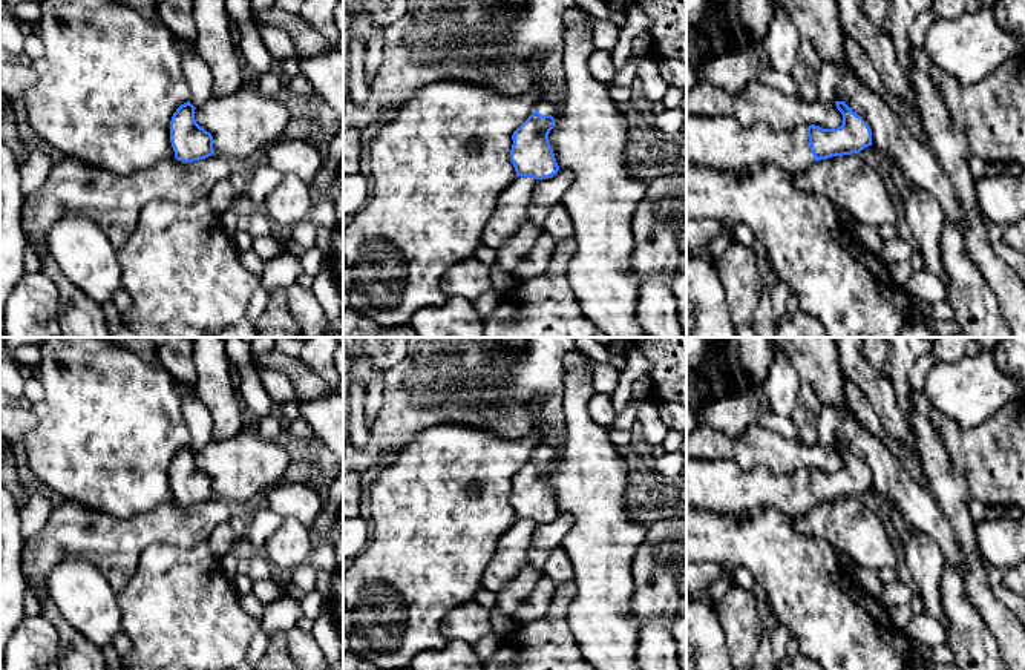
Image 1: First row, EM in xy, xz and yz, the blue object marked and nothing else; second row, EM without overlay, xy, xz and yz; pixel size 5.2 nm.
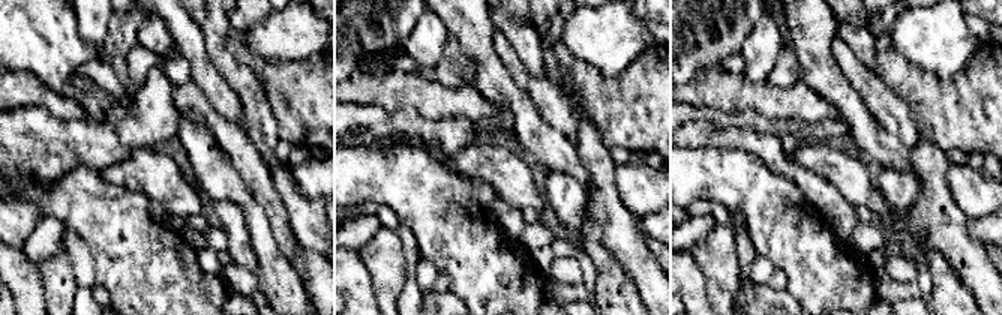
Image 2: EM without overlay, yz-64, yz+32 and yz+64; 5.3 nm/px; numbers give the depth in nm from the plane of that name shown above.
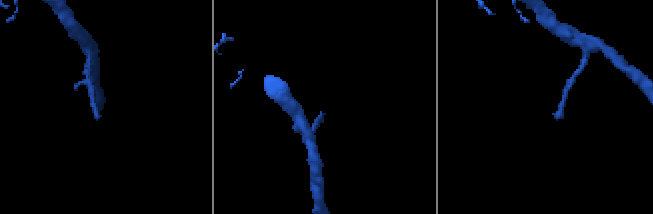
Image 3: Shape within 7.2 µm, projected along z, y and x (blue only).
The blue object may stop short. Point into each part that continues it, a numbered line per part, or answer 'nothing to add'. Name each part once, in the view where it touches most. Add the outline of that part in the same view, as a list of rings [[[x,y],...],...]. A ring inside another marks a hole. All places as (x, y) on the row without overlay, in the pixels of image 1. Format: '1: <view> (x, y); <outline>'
1: yz (722, 486); [[[686,460],[689,509],[745,518],[765,507],[775,507],[797,520],[814,506],[807,471],[775,474],[768,468],[743,471],[732,460]]]

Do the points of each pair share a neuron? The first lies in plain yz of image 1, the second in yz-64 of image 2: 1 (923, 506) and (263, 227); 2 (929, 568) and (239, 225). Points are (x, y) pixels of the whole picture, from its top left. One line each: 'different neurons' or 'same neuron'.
1: different neurons
2: same neuron

